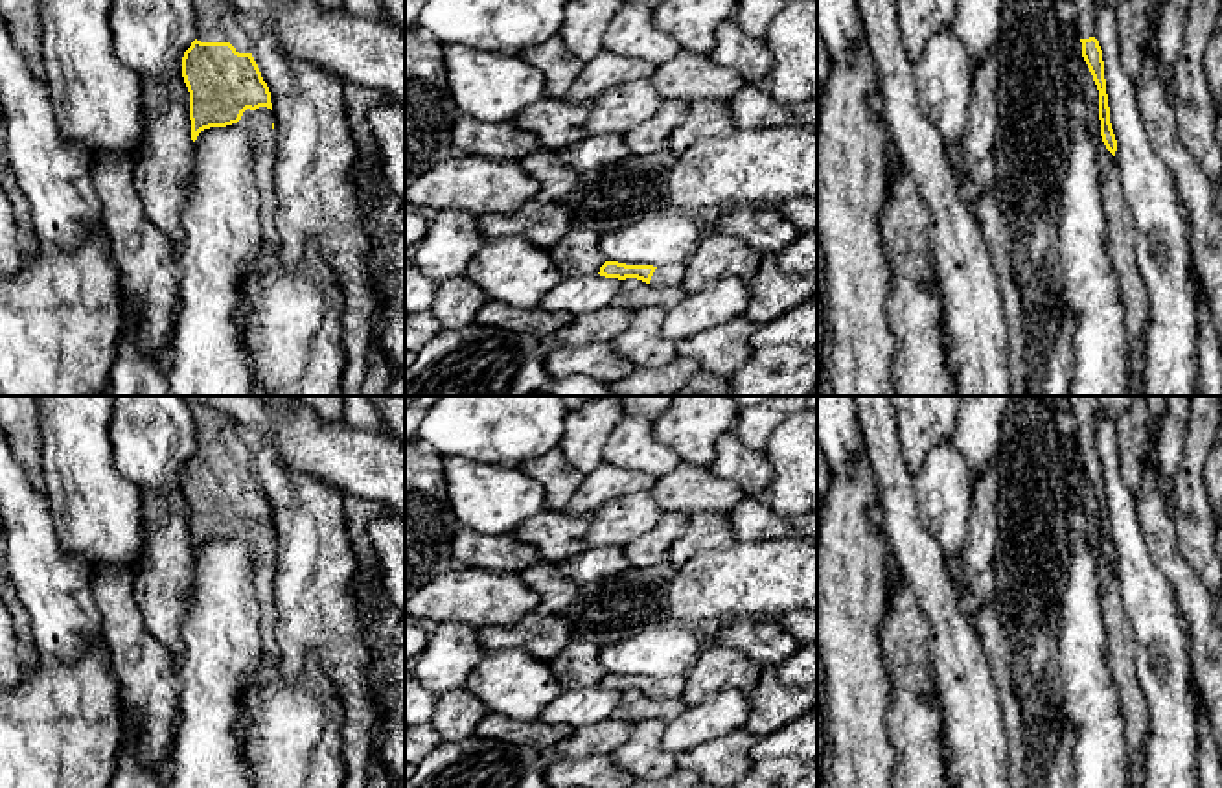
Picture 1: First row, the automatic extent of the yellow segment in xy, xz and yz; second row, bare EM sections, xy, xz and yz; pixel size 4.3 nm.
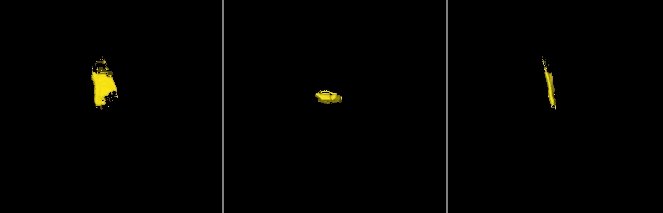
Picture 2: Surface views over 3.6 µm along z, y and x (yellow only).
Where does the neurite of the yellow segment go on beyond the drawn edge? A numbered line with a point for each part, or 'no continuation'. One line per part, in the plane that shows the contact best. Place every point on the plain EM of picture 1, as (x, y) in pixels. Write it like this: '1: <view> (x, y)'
1: xy (218, 433)
2: xz (665, 689)

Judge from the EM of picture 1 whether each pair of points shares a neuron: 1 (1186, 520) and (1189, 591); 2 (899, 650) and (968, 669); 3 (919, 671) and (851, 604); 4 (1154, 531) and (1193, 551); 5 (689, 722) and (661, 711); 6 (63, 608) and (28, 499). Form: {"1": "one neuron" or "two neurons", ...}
{"1": "two neurons", "2": "two neurons", "3": "two neurons", "4": "two neurons", "5": "two neurons", "6": "one neuron"}

